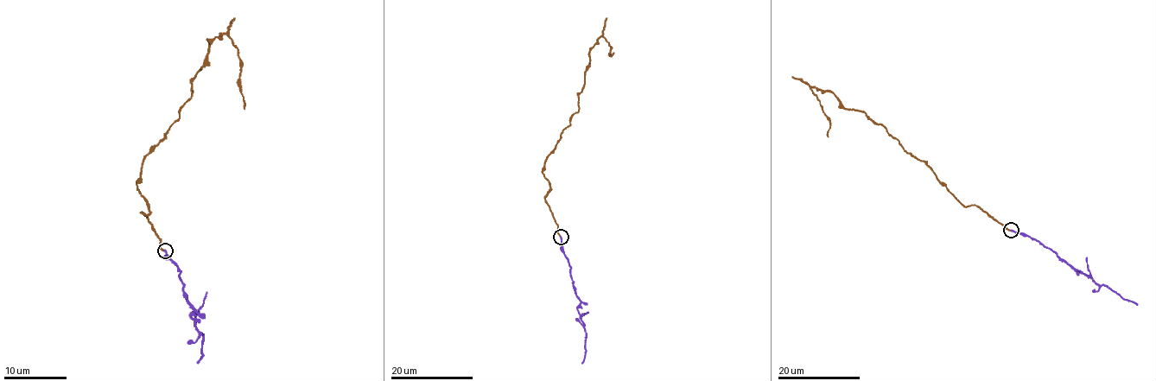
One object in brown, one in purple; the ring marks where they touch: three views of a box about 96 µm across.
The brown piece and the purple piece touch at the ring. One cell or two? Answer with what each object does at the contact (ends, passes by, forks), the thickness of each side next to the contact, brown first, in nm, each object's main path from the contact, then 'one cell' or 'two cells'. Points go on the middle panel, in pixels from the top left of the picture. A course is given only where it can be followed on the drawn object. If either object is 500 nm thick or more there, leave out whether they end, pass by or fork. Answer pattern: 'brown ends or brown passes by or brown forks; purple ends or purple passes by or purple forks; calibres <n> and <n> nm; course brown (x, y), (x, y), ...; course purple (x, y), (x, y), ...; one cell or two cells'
brown ends; purple ends; calibres 200 and 240 nm; course brown (561, 237), (545, 200), (550, 183), (542, 168), (579, 109), (589, 50), (600, 36), (612, 54); course purple (561, 237), (562, 250), (569, 265), (574, 294), (580, 300), (578, 312), (584, 324), (585, 350), (582, 364); two cells

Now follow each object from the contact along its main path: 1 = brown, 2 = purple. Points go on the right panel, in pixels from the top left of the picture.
1: (1011, 230), (974, 205), (964, 206), (883, 125), (846, 109), (830, 92), (810, 87), (829, 120), (828, 136)
2: (1011, 230), (1039, 241), (1098, 284), (1105, 284), (1124, 299), (1138, 304)

